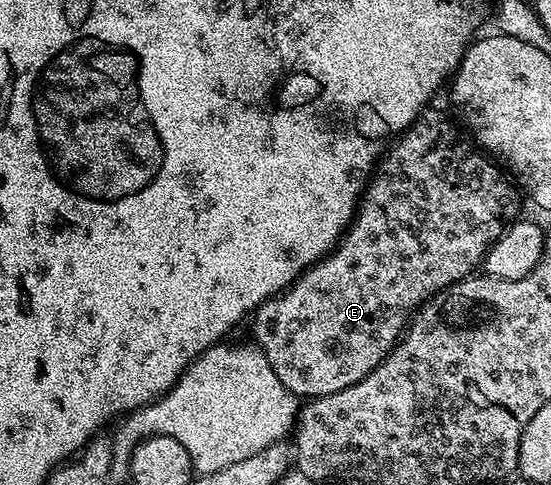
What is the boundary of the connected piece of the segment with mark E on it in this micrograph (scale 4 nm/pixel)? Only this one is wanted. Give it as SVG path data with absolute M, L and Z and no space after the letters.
M434 109L423 110L414 125L397 135L382 157L378 159L378 165L374 167L373 175L367 182L366 189L362 191L362 201L358 203L358 209L354 211L354 217L350 219L345 234L339 238L338 245L326 257L315 262L309 270L304 270L287 290L270 298L252 315L255 338L253 341L258 349L264 352L264 356L268 356L268 364L272 364L272 372L280 376L280 384L284 384L284 388L288 388L288 392L292 392L299 399L309 400L328 396L352 384L360 384L360 380L364 380L368 372L376 369L390 355L392 348L402 337L402 331L406 329L414 311L423 302L430 301L434 295L443 293L455 286L457 282L463 282L464 279L471 277L477 271L474 269L477 266L479 269L485 263L488 248L502 235L508 220L519 217L519 187L507 177L503 167L497 161L487 157L461 129L458 131L440 111Z

